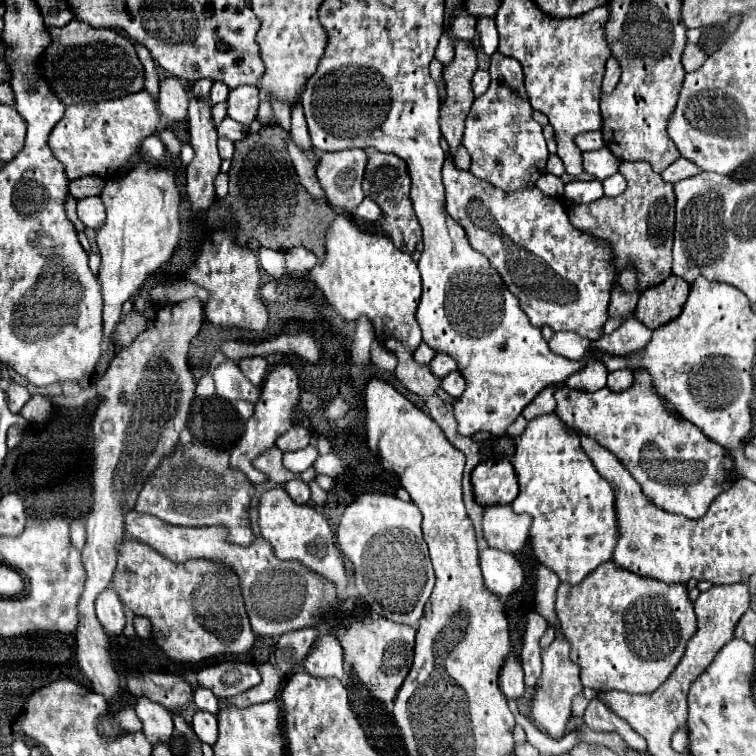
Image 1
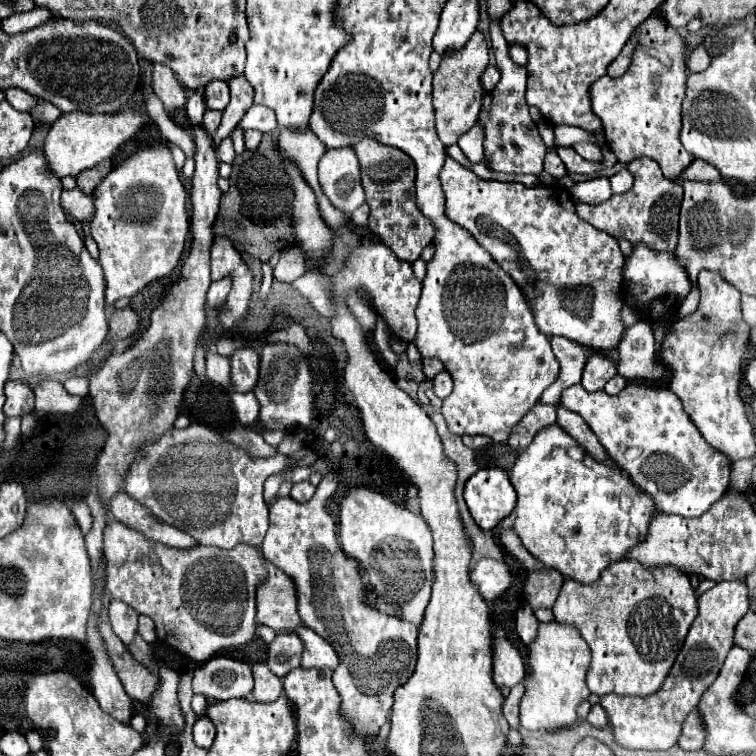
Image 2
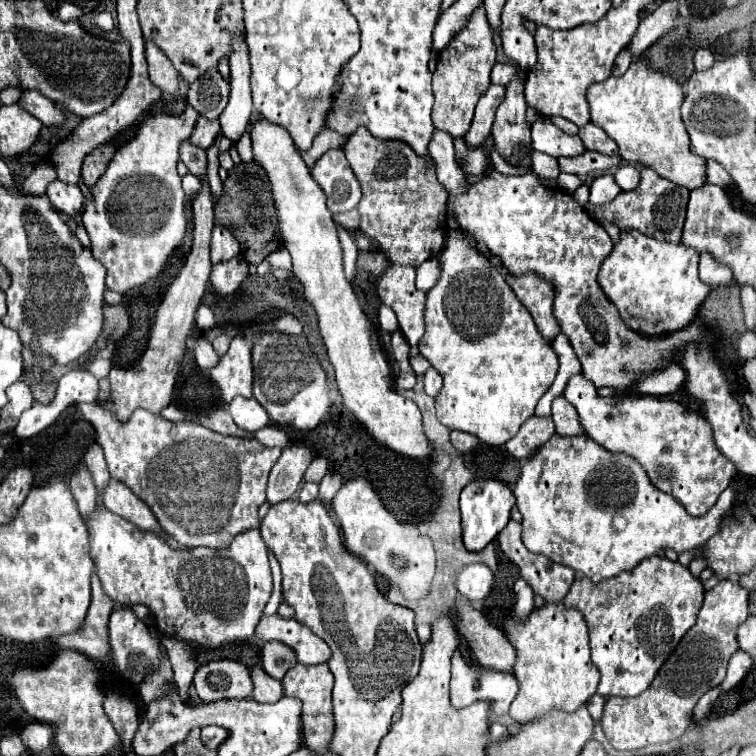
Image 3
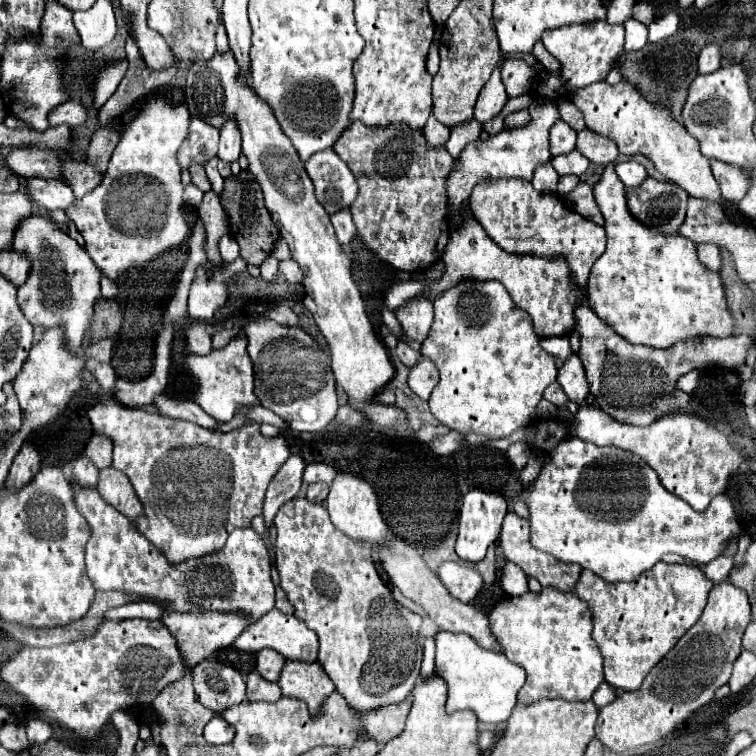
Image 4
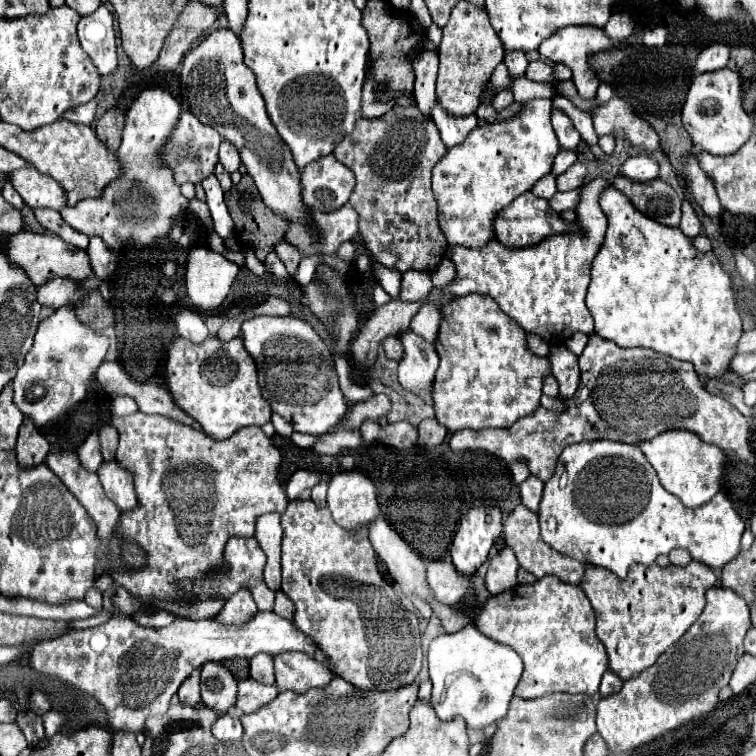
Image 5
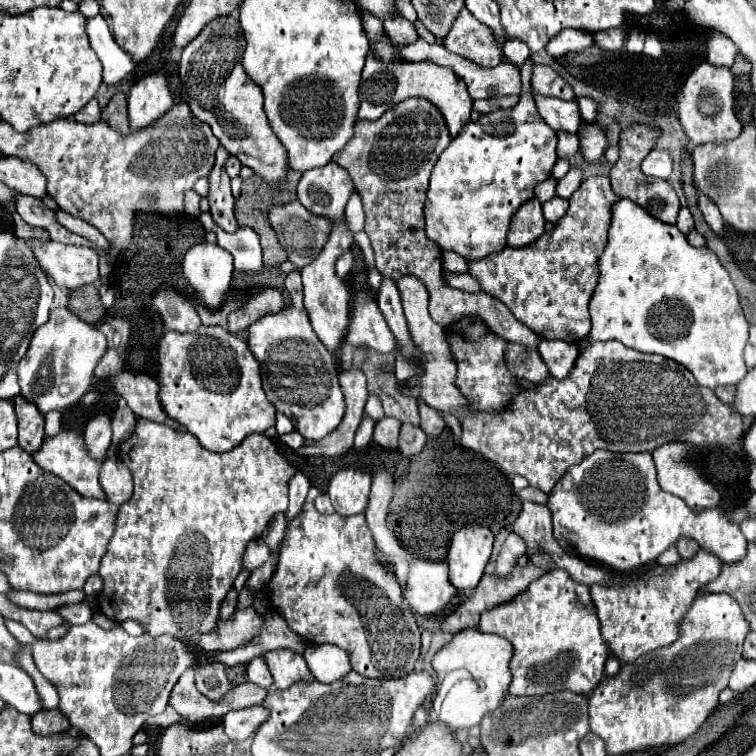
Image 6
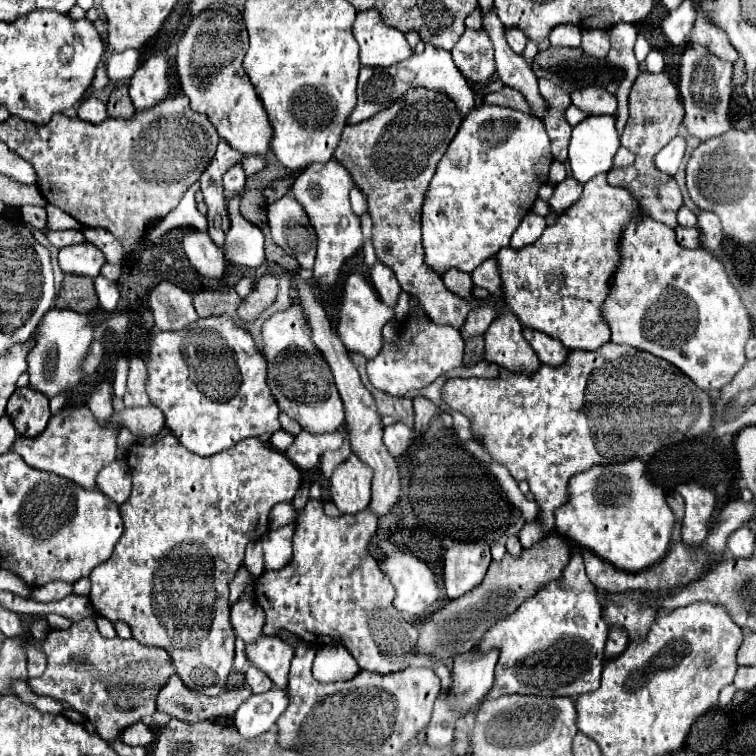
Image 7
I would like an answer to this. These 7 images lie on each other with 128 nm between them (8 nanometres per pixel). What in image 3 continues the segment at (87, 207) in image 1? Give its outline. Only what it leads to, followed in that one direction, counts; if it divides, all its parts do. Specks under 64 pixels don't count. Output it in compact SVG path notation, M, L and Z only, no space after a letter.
M54 180L52 184L48 184L46 194L58 212L64 212L68 216L76 216L82 212L84 196L78 186L70 186L60 180Z

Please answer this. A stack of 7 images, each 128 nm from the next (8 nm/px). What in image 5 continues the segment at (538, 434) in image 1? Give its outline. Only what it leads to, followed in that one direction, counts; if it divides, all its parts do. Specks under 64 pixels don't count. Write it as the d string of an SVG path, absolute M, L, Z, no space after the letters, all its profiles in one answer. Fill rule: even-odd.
M596 440L596 442L578 442L560 454L556 462L556 470L552 478L544 484L542 502L538 508L538 520L542 530L542 540L558 550L564 556L576 558L584 564L602 566L614 572L618 578L626 578L630 564L650 566L660 554L668 554L674 548L684 548L690 552L692 560L698 560L712 570L720 570L740 552L740 538L744 534L744 522L732 508L730 500L718 492L708 504L692 510L686 508L676 496L666 492L658 480L656 470L650 466L646 456L638 446L612 442L612 440ZM566 472L568 484L566 488L558 486L558 478Z

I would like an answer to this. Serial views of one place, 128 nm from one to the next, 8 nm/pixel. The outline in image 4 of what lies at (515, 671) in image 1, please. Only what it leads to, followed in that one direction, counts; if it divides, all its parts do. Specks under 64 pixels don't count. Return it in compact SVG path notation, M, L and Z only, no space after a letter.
M392 540L388 544L384 544L380 548L382 554L382 564L386 574L390 576L390 582L400 588L400 592L408 598L412 598L416 604L420 604L424 608L424 612L440 626L440 630L448 630L448 632L462 632L468 634L476 644L480 644L486 650L504 654L504 648L498 644L498 640L492 636L490 632L490 624L488 624L488 616L478 610L472 604L464 604L460 600L456 600L446 588L444 584L438 580L436 574L432 574L426 564L416 556L416 552L404 542L404 540Z

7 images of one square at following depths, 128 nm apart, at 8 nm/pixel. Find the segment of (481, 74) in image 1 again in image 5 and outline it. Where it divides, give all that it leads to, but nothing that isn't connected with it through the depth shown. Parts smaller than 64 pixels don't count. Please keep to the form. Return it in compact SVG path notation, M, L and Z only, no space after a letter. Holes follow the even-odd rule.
M510 52L510 54L504 58L504 64L506 64L508 74L510 74L512 78L524 76L524 74L526 74L526 68L528 68L528 60L526 60L524 52ZM504 88L502 92L498 92L498 94L494 96L494 100L492 100L492 106L496 108L496 112L500 112L502 108L510 106L512 102L514 102L514 96L512 96L512 92L510 92L508 88Z

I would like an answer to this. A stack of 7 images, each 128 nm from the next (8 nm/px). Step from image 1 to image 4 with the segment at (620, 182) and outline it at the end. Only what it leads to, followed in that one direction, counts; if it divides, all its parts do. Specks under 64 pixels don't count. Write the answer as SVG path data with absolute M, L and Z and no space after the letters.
M620 162L620 164L616 164L616 174L624 182L626 188L640 186L644 182L644 178L648 176L644 166L638 164L638 162Z

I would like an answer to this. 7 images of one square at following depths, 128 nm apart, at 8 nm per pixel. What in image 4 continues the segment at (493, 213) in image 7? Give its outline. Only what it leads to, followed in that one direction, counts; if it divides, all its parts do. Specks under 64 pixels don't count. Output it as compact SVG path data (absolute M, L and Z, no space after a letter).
M538 102L530 106L530 116L532 116L532 122L528 126L502 130L494 138L468 144L468 148L464 148L464 152L460 154L460 162L452 168L448 176L448 202L454 204L452 222L456 228L462 224L462 202L470 200L470 192L474 184L478 184L484 178L512 178L512 176L531 181L536 166L552 159L549 151L548 130L552 128L552 124L560 120L558 108L548 102L544 104Z

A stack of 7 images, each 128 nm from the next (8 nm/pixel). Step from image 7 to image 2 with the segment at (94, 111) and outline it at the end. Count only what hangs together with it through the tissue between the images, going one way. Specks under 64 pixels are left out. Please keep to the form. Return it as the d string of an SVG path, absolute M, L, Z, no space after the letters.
M6 88L4 96L6 96L8 104L20 112L28 112L28 108L32 108L32 104L36 104L36 98L20 88Z

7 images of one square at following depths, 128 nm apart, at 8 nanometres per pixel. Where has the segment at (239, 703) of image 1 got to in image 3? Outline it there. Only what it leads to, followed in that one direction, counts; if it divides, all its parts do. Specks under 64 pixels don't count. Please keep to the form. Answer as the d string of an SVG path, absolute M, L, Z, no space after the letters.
M262 666L252 668L252 680L254 680L252 700L256 700L256 702L278 702L282 698L282 682L268 676Z

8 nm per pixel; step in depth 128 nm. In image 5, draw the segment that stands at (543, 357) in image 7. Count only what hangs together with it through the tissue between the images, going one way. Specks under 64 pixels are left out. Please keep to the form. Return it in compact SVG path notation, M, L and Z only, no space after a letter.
M566 346L556 348L556 352L550 352L550 364L552 374L560 384L560 396L572 398L580 384L580 368L578 368L578 356L568 352Z

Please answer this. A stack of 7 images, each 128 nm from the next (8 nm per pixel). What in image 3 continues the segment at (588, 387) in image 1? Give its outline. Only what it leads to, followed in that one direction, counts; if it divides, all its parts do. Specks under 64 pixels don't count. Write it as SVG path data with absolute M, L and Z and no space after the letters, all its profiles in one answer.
M436 130L428 148L436 164L438 182L448 192L450 218L478 242L484 242L506 272L514 276L534 272L554 286L554 318L582 362L582 376L594 382L594 386L612 386L618 392L626 392L636 376L658 368L664 360L672 360L684 342L702 338L704 324L700 320L672 332L664 342L642 338L624 324L618 308L604 296L598 284L600 266L610 256L614 244L608 232L570 194L560 188L544 188L532 174L502 176L492 172L484 180L470 184L466 182L466 172L456 162L454 140L446 132Z

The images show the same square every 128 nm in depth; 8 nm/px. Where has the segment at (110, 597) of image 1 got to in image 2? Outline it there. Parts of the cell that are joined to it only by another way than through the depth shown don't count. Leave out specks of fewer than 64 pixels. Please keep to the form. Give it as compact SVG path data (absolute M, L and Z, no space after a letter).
M110 600L106 612L108 612L108 620L112 620L112 632L128 646L136 634L138 614L120 600Z

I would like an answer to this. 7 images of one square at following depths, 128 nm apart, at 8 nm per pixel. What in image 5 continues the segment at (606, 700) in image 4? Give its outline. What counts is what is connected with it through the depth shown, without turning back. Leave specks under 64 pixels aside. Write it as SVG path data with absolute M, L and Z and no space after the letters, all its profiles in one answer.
M608 670L608 672L602 676L602 684L600 684L598 694L600 694L600 696L610 696L610 694L620 692L620 688L622 688L620 678Z

